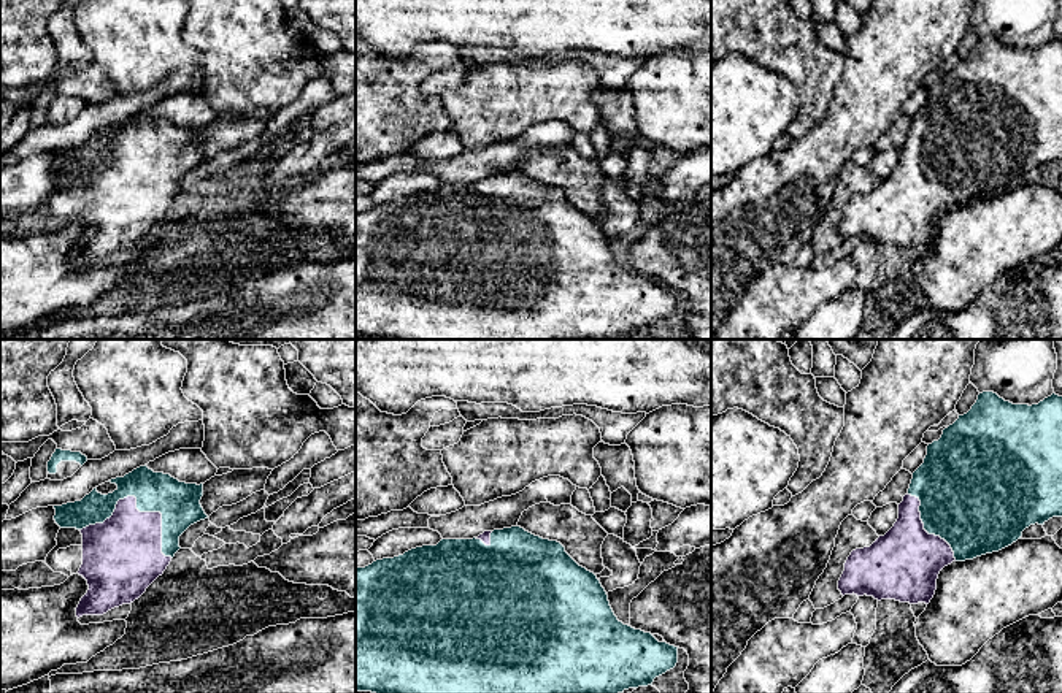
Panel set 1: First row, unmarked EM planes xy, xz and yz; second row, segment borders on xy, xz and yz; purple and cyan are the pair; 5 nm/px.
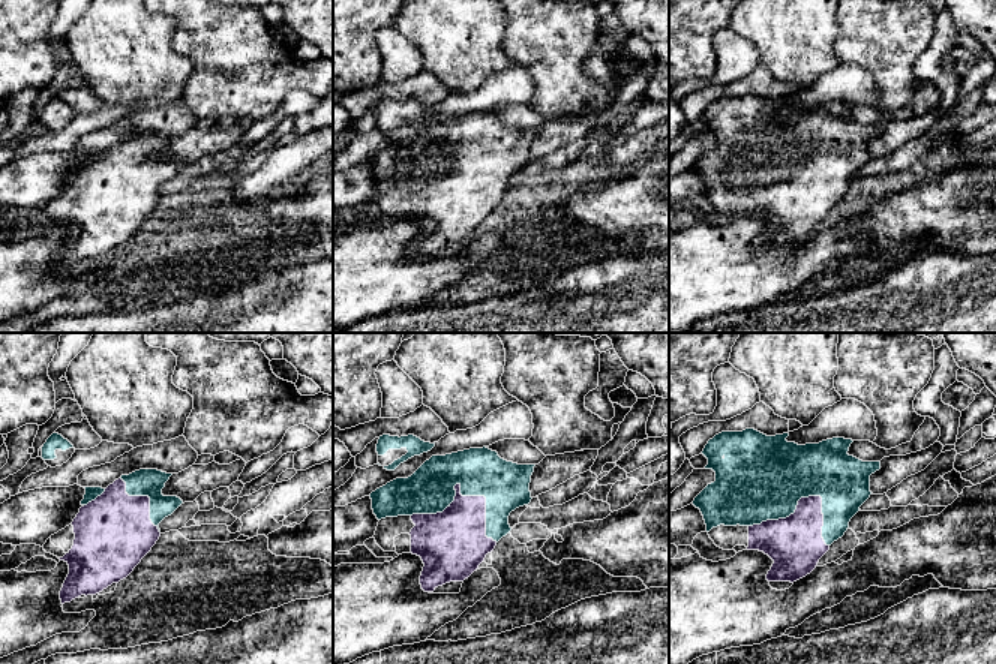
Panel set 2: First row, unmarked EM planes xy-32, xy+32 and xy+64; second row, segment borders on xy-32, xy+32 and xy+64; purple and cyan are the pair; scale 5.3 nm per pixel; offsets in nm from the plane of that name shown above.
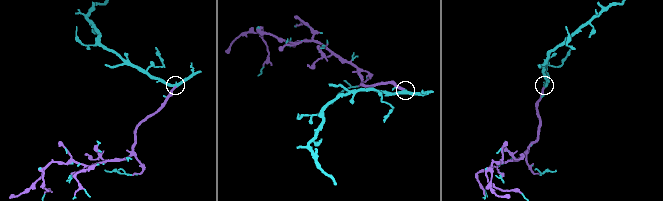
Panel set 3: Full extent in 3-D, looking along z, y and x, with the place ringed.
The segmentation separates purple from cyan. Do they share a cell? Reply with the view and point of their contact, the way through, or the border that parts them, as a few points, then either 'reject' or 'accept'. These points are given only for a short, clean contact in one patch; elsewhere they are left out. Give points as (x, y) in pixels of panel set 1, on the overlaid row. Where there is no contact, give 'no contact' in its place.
contact xy (135, 508); accept

